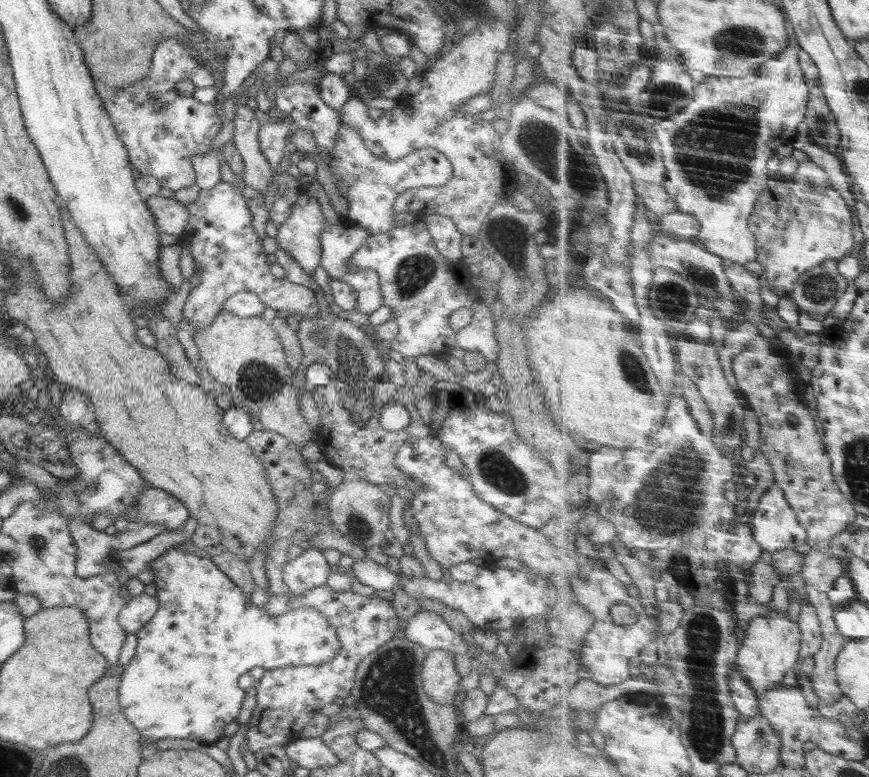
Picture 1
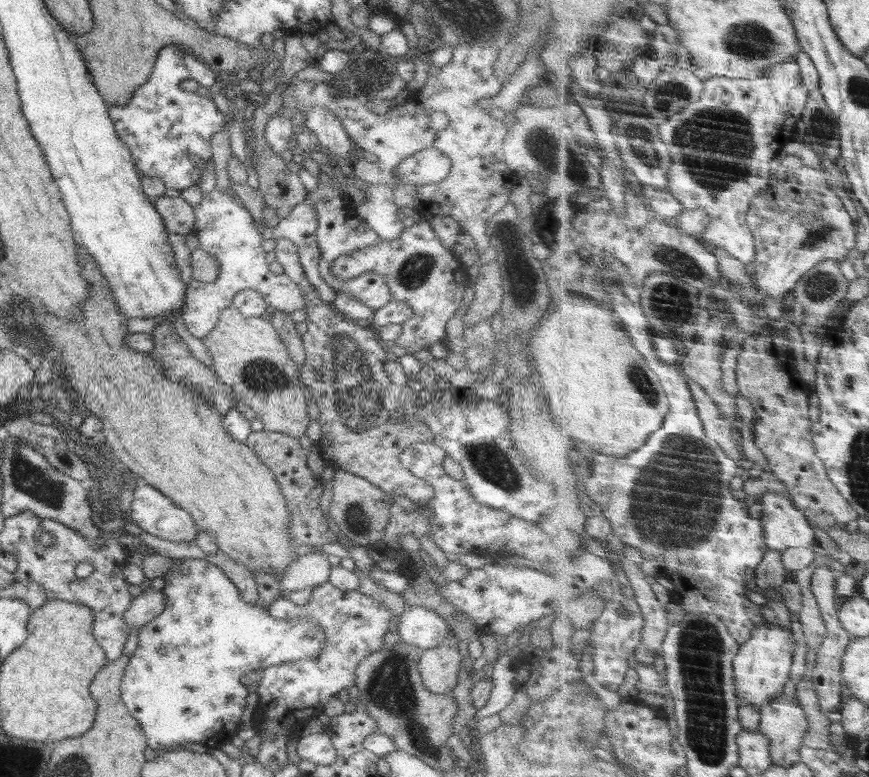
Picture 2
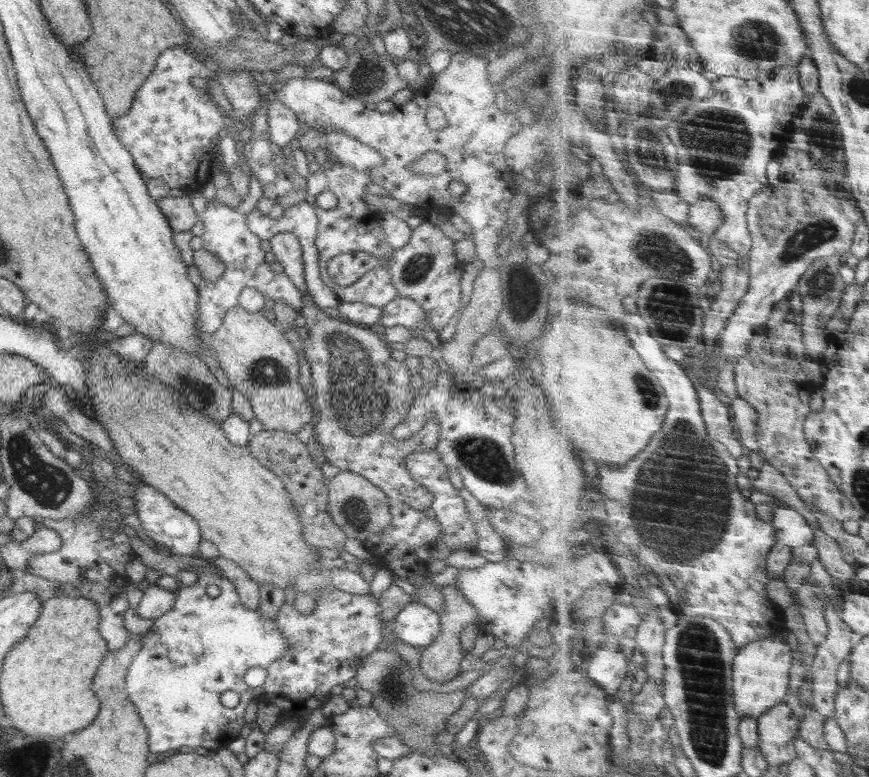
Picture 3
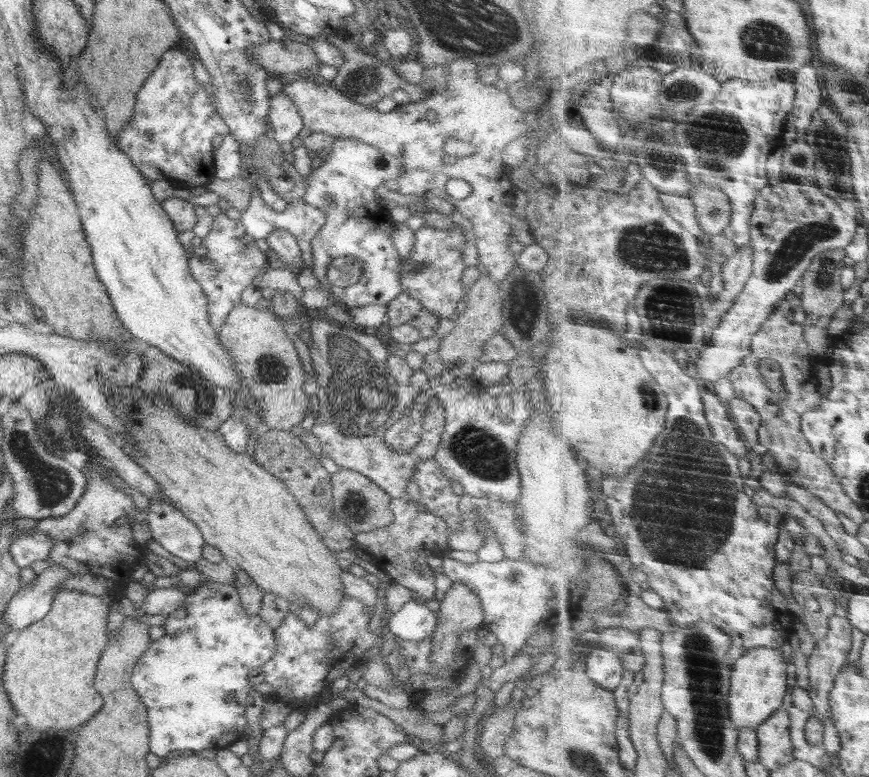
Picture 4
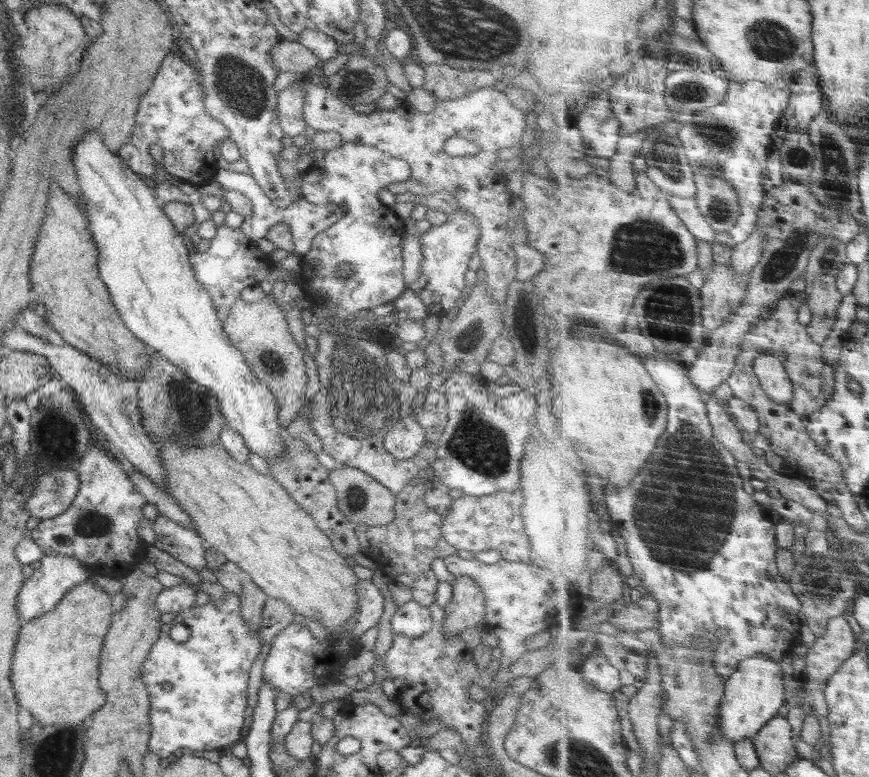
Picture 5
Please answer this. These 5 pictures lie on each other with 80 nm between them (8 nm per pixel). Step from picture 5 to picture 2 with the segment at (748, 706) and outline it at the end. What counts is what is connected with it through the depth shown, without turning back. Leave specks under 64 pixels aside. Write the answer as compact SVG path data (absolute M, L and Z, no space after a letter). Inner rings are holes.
M773 623L762 624L760 628L756 628L756 634L742 645L735 658L739 701L750 702L756 708L764 708L772 704L772 700L782 696L786 684L790 682L796 648L798 642L792 630Z

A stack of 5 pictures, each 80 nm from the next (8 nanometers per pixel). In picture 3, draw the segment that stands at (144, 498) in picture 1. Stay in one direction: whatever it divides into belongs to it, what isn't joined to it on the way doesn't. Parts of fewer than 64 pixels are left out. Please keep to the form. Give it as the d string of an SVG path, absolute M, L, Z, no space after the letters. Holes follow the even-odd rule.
M146 483L136 484L133 500L136 514L141 522L142 530L156 543L166 545L176 556L198 557L201 532L198 523L183 510L180 510L165 494L148 486Z

